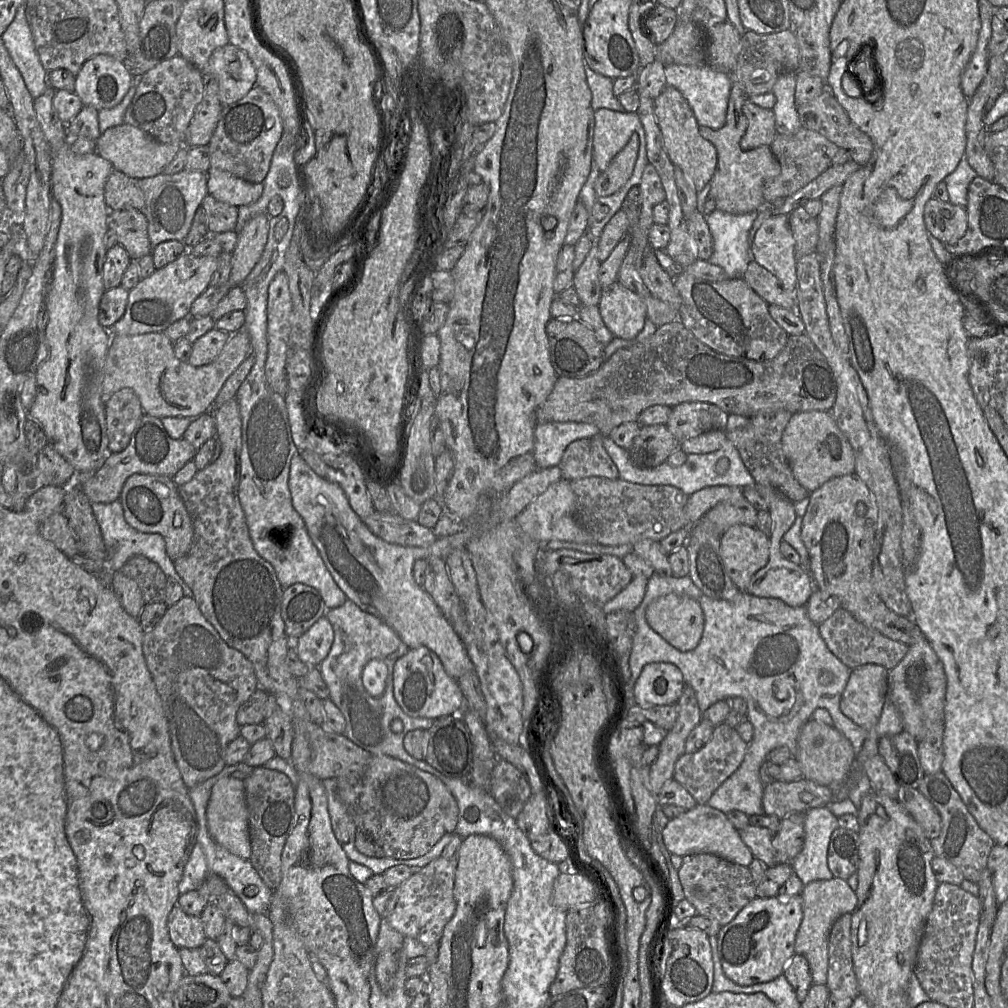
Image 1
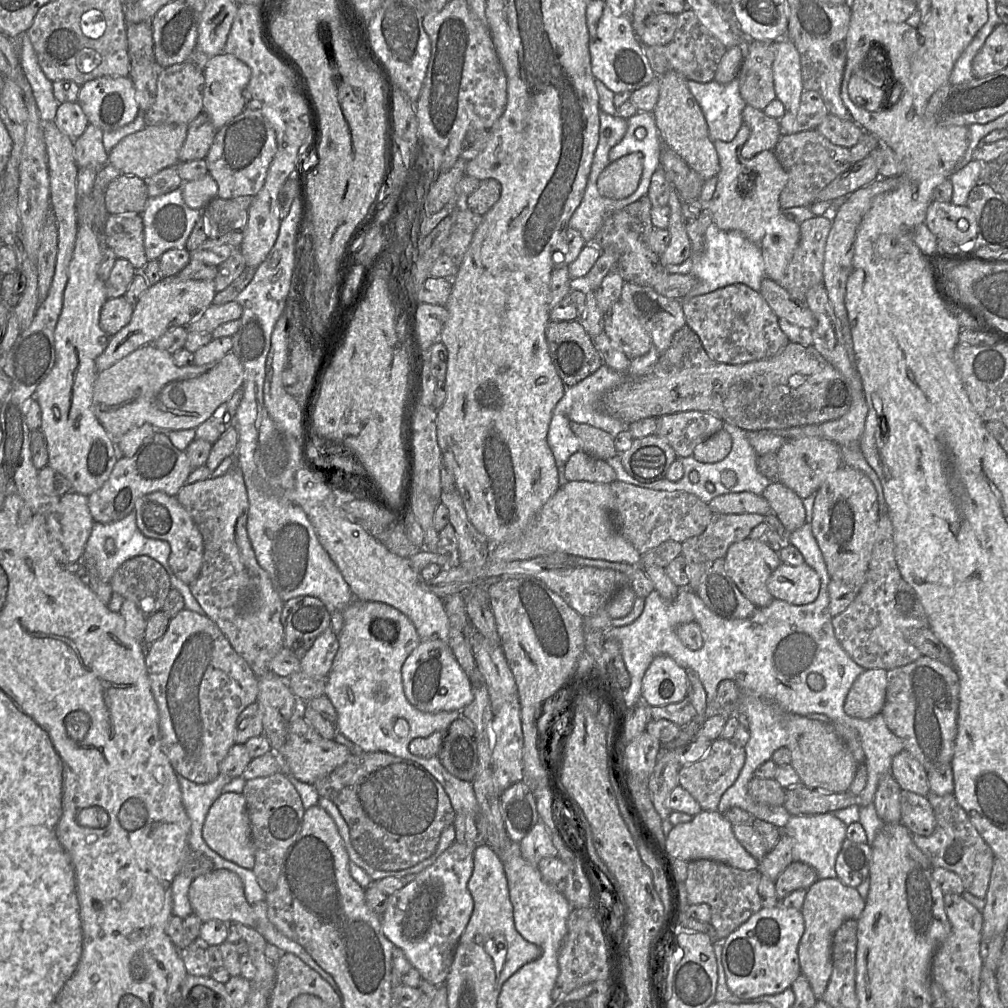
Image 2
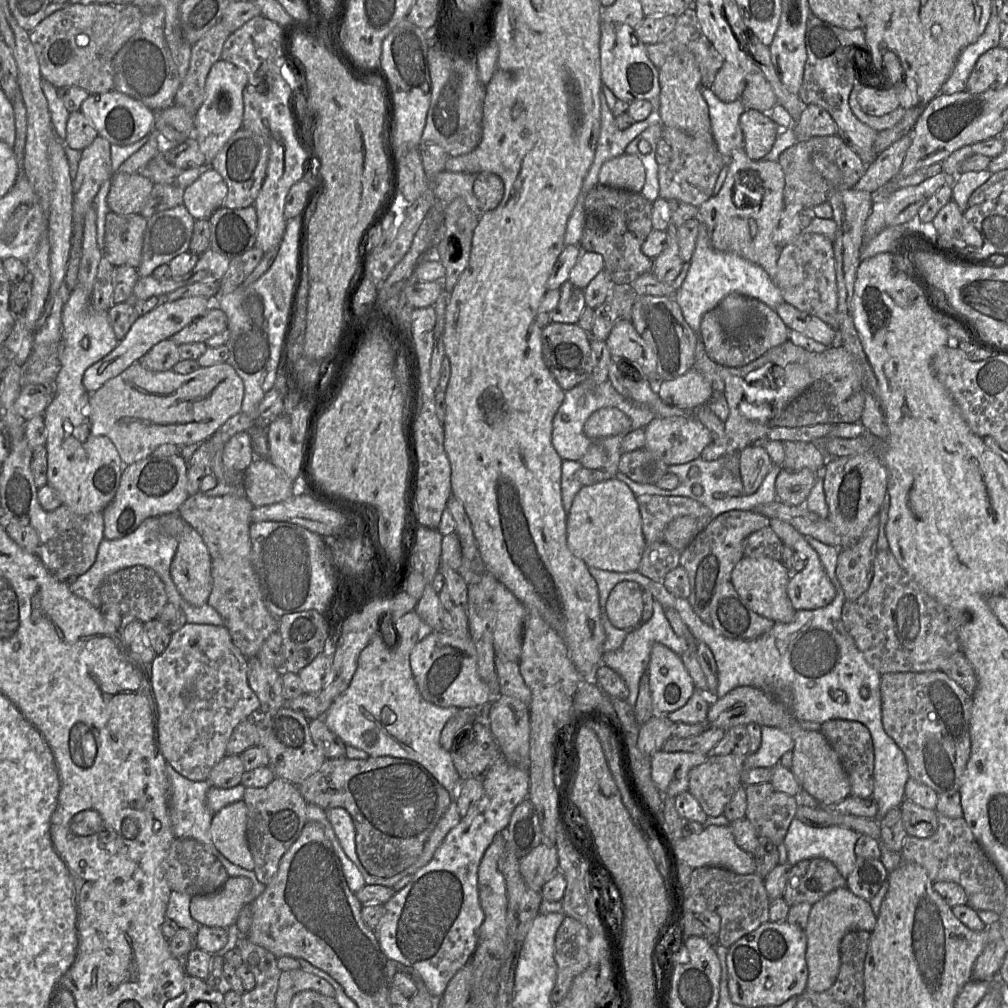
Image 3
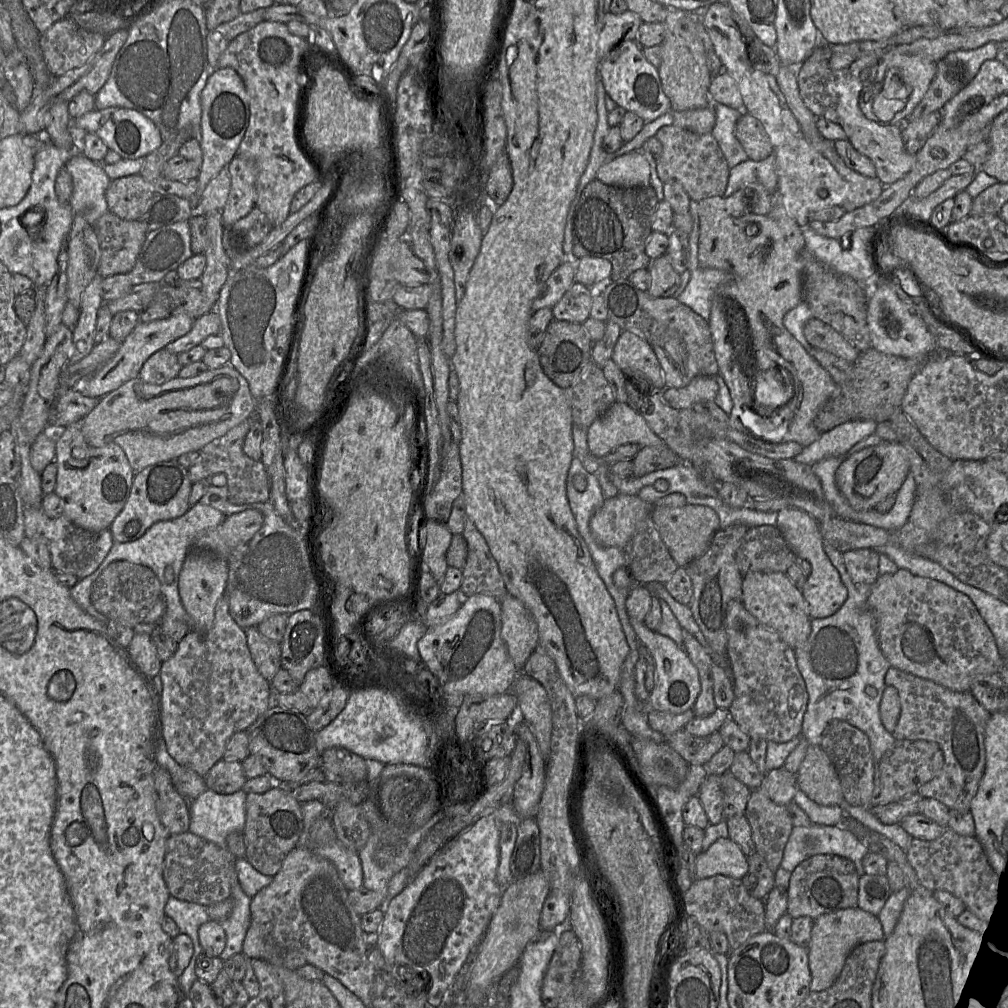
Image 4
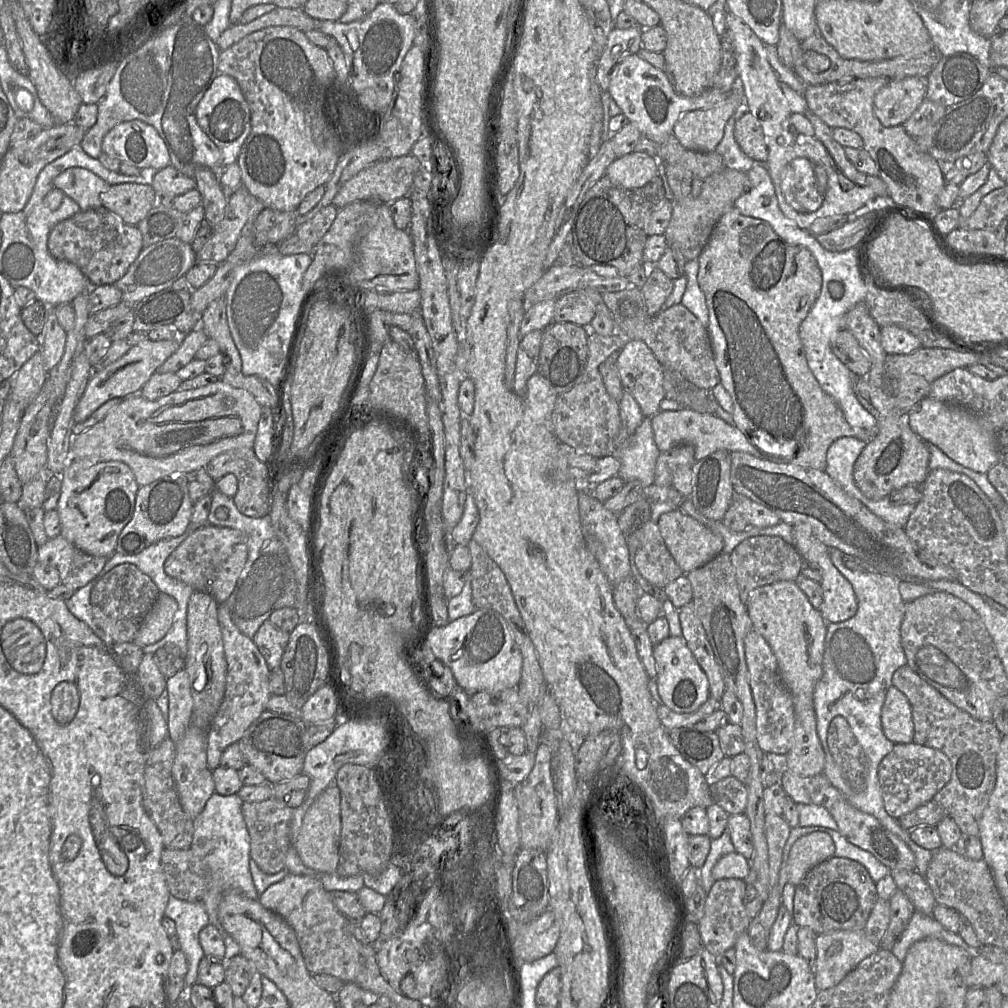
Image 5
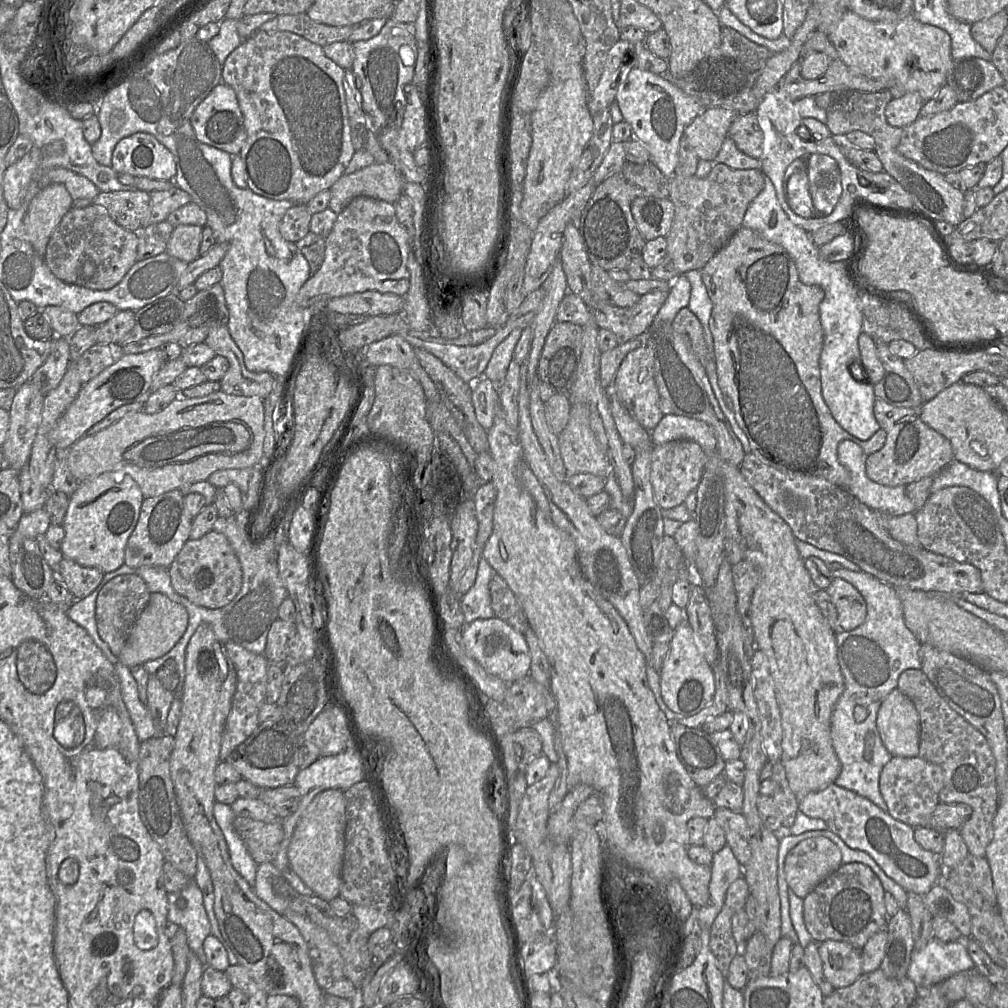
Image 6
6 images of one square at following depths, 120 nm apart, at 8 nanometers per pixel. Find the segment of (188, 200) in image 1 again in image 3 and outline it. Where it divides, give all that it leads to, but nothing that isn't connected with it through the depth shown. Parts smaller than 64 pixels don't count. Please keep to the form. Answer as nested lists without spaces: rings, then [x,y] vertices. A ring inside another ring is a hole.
[[[183,204],[147,219],[141,262],[137,267],[140,278],[152,275],[155,268],[189,250],[194,222]]]

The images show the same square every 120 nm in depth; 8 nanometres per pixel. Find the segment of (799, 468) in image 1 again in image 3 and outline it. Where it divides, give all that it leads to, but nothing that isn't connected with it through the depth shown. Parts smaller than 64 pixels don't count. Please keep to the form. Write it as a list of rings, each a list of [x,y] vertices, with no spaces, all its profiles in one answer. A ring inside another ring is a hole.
[[[807,468],[798,471],[780,469],[775,482],[776,500],[790,506],[801,505],[820,473]]]

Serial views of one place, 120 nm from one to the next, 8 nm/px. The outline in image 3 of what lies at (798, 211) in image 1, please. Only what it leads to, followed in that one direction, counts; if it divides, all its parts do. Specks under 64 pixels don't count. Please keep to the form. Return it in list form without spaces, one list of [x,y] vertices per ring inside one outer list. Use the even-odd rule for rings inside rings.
[[[803,233],[781,247],[774,283],[783,300],[801,312],[821,319],[839,331],[838,293],[833,241],[822,234]]]

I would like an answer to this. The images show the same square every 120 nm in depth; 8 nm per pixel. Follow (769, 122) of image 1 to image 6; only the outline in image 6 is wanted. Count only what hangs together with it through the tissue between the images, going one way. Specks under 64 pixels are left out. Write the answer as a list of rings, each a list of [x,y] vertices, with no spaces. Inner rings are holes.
[[[755,113],[738,114],[729,127],[727,136],[744,154],[760,159],[763,154],[763,131]]]

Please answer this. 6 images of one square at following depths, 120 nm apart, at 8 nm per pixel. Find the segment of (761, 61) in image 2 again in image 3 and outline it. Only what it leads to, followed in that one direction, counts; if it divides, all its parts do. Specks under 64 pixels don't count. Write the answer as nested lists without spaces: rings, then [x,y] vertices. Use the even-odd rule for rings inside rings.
[[[754,72],[745,77],[746,84],[740,100],[746,109],[768,113],[777,104],[777,98],[763,72]]]

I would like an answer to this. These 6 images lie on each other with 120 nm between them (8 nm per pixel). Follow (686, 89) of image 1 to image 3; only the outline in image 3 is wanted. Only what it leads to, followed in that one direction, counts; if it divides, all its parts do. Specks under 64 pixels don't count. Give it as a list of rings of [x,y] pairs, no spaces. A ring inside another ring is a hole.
[[[703,87],[701,93],[708,105],[714,142],[724,159],[729,160],[734,150],[743,147],[739,118],[747,109],[740,99],[728,103],[719,100],[710,87]]]

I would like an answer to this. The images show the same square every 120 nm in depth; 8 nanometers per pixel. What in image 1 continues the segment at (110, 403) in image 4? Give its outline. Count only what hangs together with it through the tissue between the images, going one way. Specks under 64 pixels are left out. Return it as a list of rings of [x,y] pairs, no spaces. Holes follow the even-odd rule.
[[[241,329],[231,334],[219,356],[210,364],[195,367],[180,361],[174,353],[172,341],[164,332],[152,332],[140,335],[111,335],[104,366],[102,381],[102,399],[106,401],[122,388],[131,388],[139,398],[143,412],[162,419],[164,417],[191,417],[209,412],[228,377],[252,353],[248,332]]]

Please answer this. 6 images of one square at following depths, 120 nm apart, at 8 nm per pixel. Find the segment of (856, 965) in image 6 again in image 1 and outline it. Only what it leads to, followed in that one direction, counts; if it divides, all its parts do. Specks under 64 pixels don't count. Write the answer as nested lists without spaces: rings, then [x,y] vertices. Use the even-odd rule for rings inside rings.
[[[837,877],[810,882],[805,885],[801,896],[803,919],[796,934],[795,952],[807,959],[812,983],[825,985],[827,983],[828,943],[831,928],[841,915],[851,914],[854,911],[857,905],[857,896],[846,880]]]

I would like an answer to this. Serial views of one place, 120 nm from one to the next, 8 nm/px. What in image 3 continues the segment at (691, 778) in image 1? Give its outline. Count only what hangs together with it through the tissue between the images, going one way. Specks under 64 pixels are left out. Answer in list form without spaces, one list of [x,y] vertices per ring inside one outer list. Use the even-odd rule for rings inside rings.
[[[733,752],[727,755],[711,753],[703,763],[689,771],[688,792],[708,817],[723,814],[725,806],[742,785],[743,759]]]

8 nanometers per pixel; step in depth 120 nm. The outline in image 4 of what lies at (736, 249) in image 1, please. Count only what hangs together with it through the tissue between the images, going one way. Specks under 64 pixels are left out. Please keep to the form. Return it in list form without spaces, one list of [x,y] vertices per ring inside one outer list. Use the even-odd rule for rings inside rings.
[[[690,199],[690,210],[693,227],[689,234],[690,278],[684,291],[677,300],[689,307],[705,321],[710,318],[711,304],[715,291],[728,281],[731,275],[723,270],[702,268],[698,262],[699,215],[698,202]]]

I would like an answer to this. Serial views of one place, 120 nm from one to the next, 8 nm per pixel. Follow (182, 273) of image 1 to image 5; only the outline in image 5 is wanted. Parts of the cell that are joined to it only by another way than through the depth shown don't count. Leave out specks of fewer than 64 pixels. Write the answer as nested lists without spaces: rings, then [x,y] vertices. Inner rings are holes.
[[[149,338],[145,339],[100,372],[93,372],[75,408],[72,424],[85,421],[94,411],[110,399],[124,398],[130,394],[142,395],[142,387],[168,357],[177,350],[179,347],[178,342],[178,340],[153,341]]]

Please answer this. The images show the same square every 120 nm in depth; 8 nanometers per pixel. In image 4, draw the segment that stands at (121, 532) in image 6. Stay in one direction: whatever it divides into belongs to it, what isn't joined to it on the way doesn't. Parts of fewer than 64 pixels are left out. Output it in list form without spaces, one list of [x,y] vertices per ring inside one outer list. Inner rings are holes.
[[[81,422],[66,426],[62,431],[52,429],[55,436],[55,460],[57,478],[54,492],[62,500],[63,515],[75,525],[93,532],[109,529],[125,506],[134,479],[134,471],[123,452],[114,442],[103,447],[90,446],[82,433]]]

